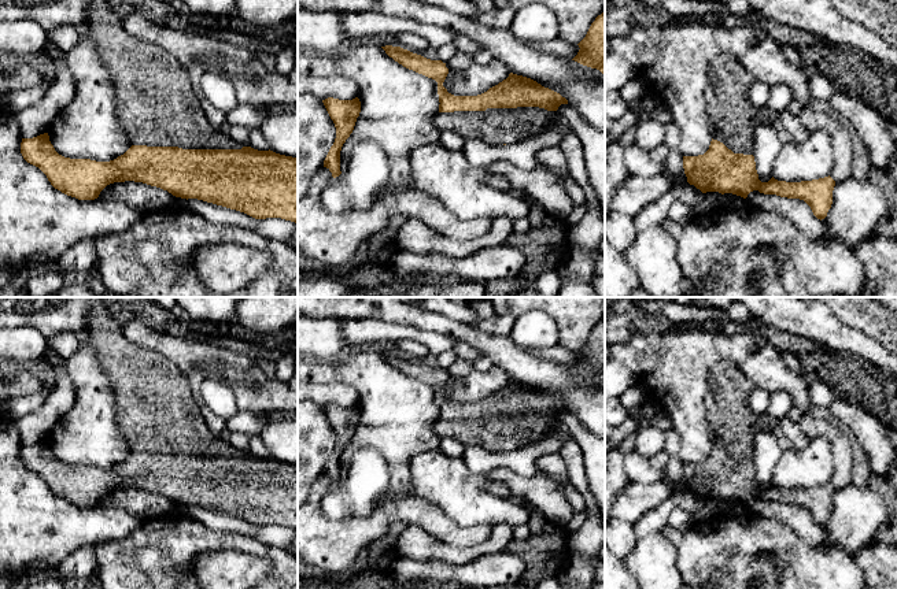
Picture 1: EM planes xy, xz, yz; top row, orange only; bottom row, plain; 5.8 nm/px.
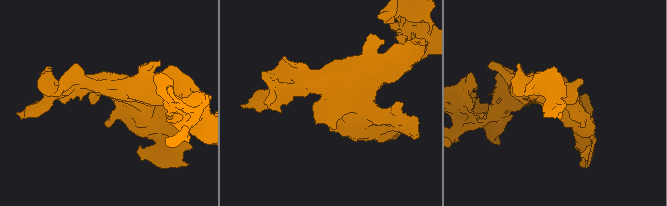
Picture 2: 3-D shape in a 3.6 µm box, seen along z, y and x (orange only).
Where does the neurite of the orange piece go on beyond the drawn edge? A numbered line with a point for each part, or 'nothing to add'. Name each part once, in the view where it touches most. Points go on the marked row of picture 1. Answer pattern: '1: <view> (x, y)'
1: xy (155, 103)

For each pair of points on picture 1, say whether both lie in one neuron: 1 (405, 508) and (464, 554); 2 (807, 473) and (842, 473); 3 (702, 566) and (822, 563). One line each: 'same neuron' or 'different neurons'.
1: different neurons
2: different neurons
3: same neuron

